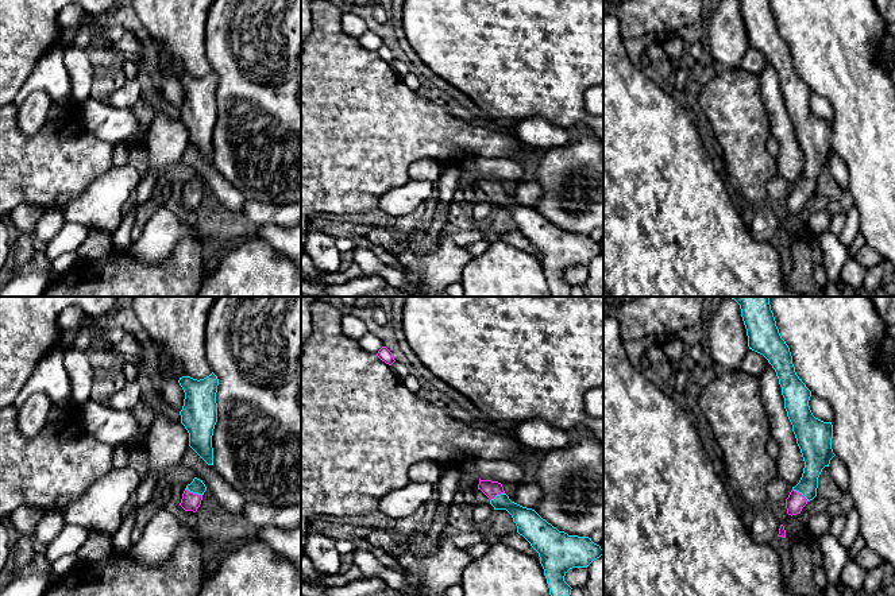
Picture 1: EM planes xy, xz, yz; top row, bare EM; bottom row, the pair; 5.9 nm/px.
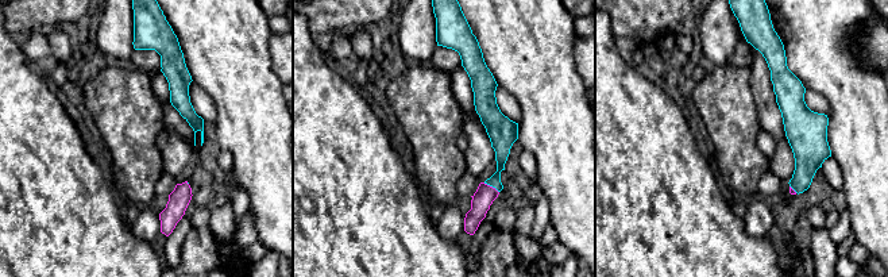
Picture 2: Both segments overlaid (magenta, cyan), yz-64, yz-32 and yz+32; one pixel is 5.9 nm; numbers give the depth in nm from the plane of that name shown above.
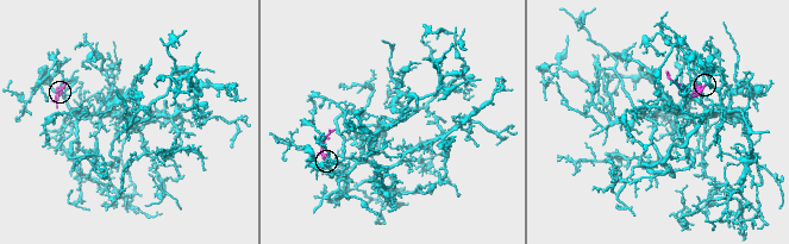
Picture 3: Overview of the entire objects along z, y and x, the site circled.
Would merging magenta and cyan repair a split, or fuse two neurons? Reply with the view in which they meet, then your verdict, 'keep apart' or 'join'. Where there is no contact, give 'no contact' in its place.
contact in xy; join

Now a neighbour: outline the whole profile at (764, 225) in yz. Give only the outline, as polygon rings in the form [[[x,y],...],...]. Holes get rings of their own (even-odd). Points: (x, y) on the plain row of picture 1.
[[[765,204],[756,209],[751,227],[751,235],[759,243],[769,243],[769,240],[778,235],[780,220],[772,210],[769,204]]]

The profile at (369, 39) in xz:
[[[367,30],[362,36],[359,36],[358,40],[360,46],[371,51],[378,51],[378,49],[383,44],[382,39],[370,30]]]

